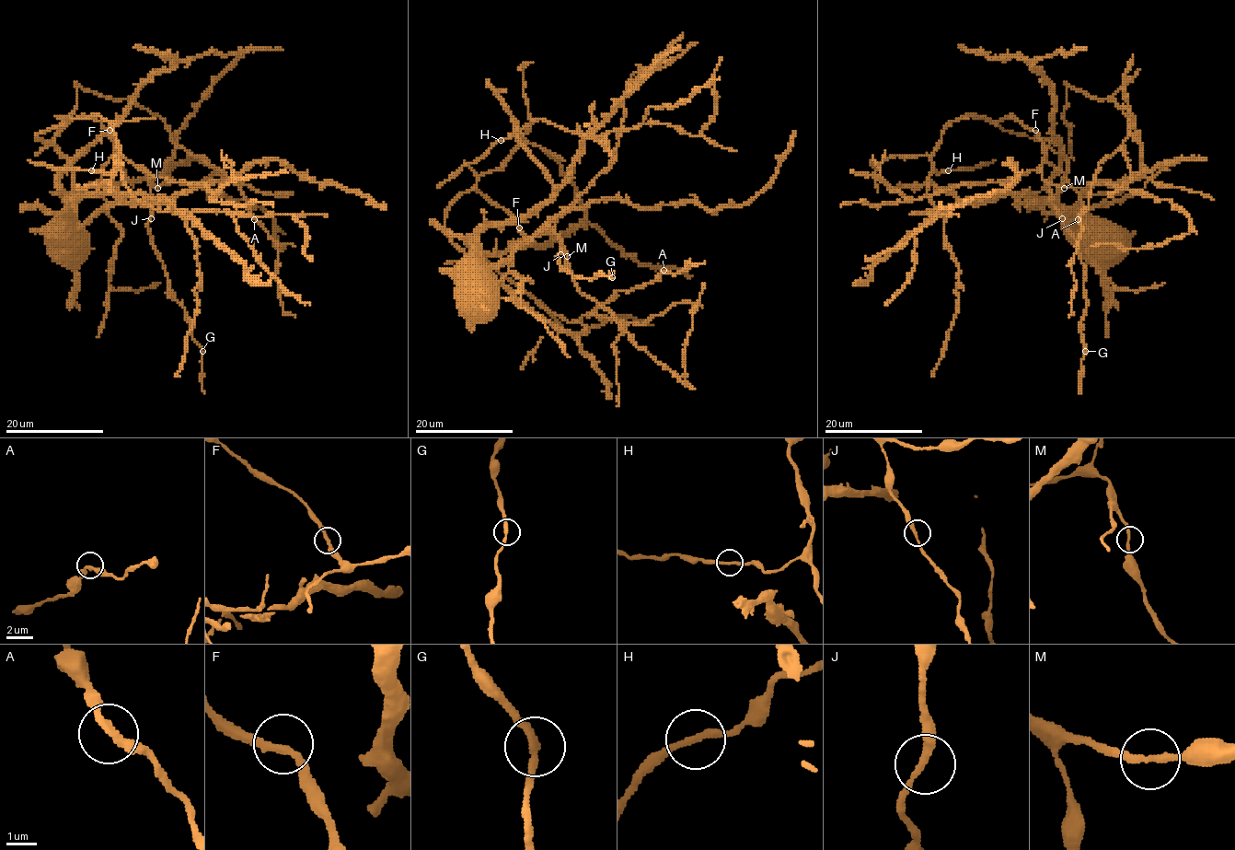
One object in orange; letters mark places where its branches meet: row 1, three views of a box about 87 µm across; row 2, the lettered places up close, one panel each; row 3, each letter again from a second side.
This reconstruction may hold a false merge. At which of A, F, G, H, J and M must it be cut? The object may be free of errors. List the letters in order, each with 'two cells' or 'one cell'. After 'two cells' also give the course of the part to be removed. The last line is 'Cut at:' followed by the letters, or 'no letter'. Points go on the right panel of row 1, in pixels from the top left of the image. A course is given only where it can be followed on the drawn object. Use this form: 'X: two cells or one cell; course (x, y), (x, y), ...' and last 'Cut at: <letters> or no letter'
A: one cell
F: one cell
G: one cell
H: one cell
J: one cell
M: one cell
Cut at: no letter

